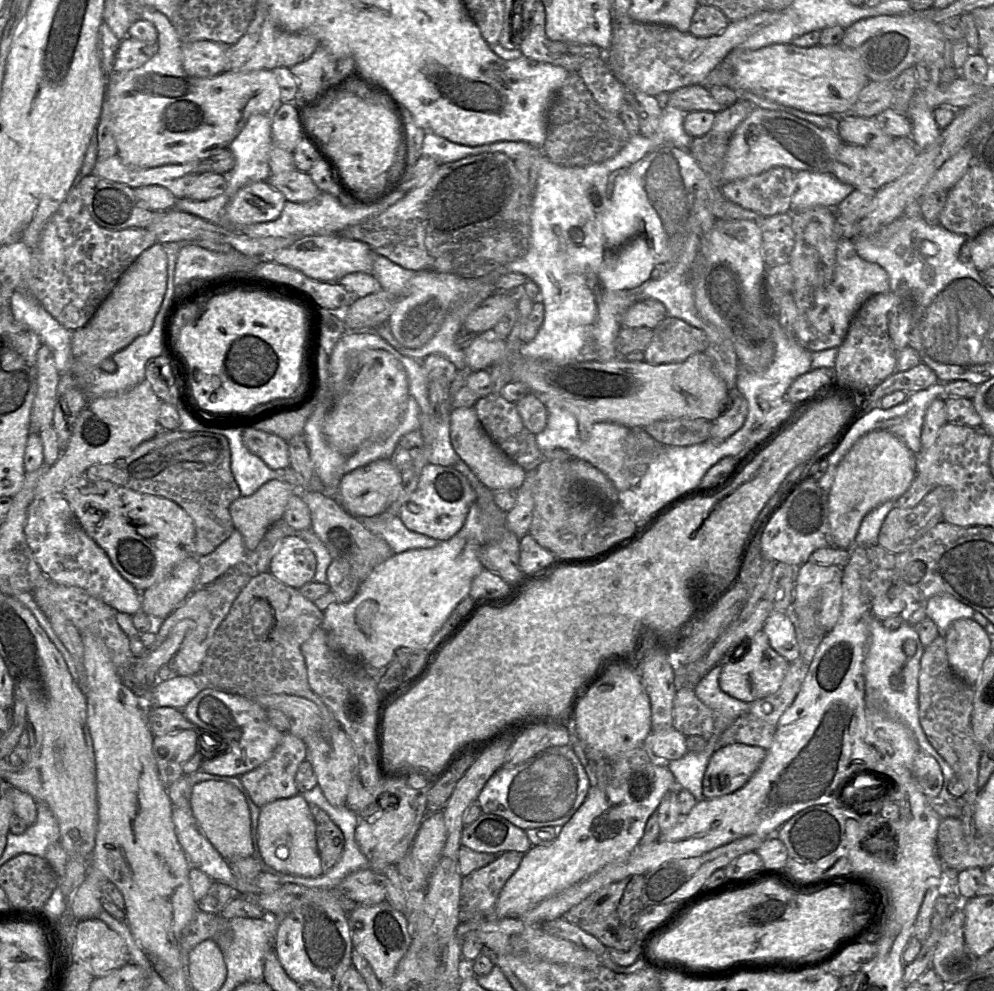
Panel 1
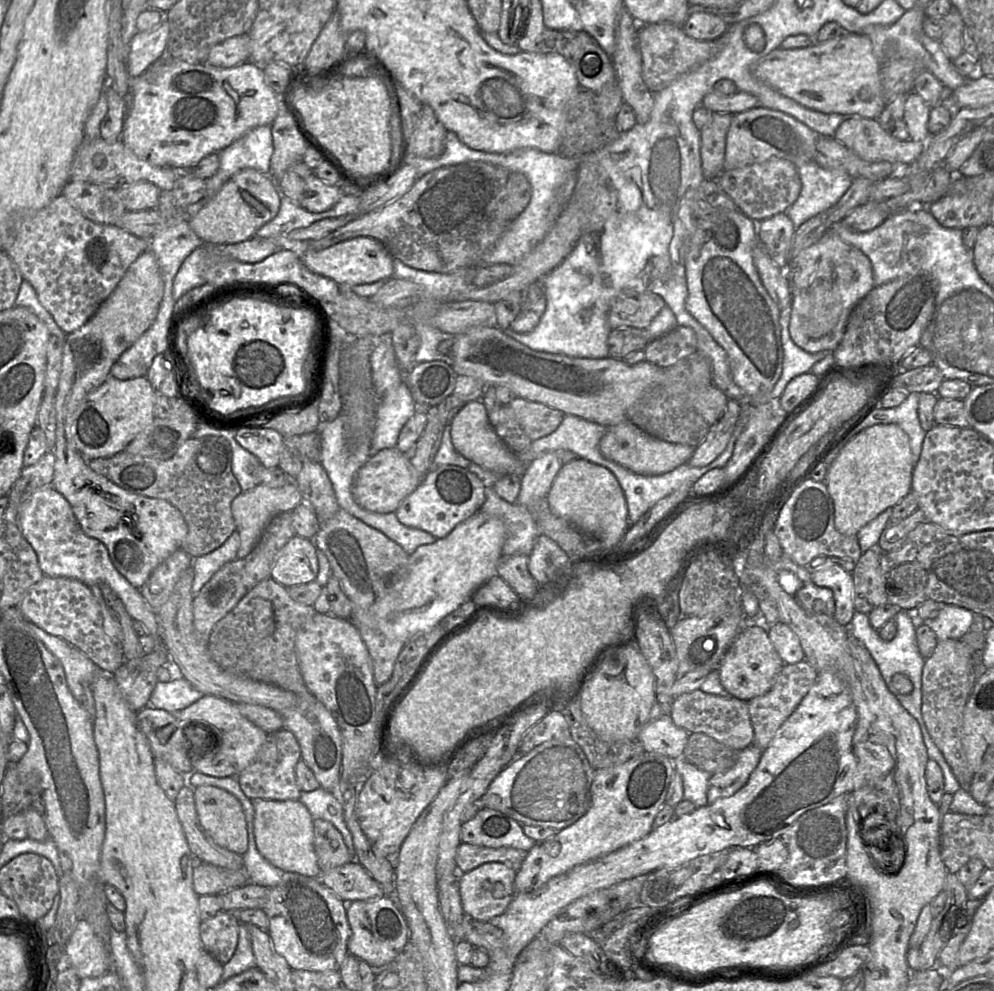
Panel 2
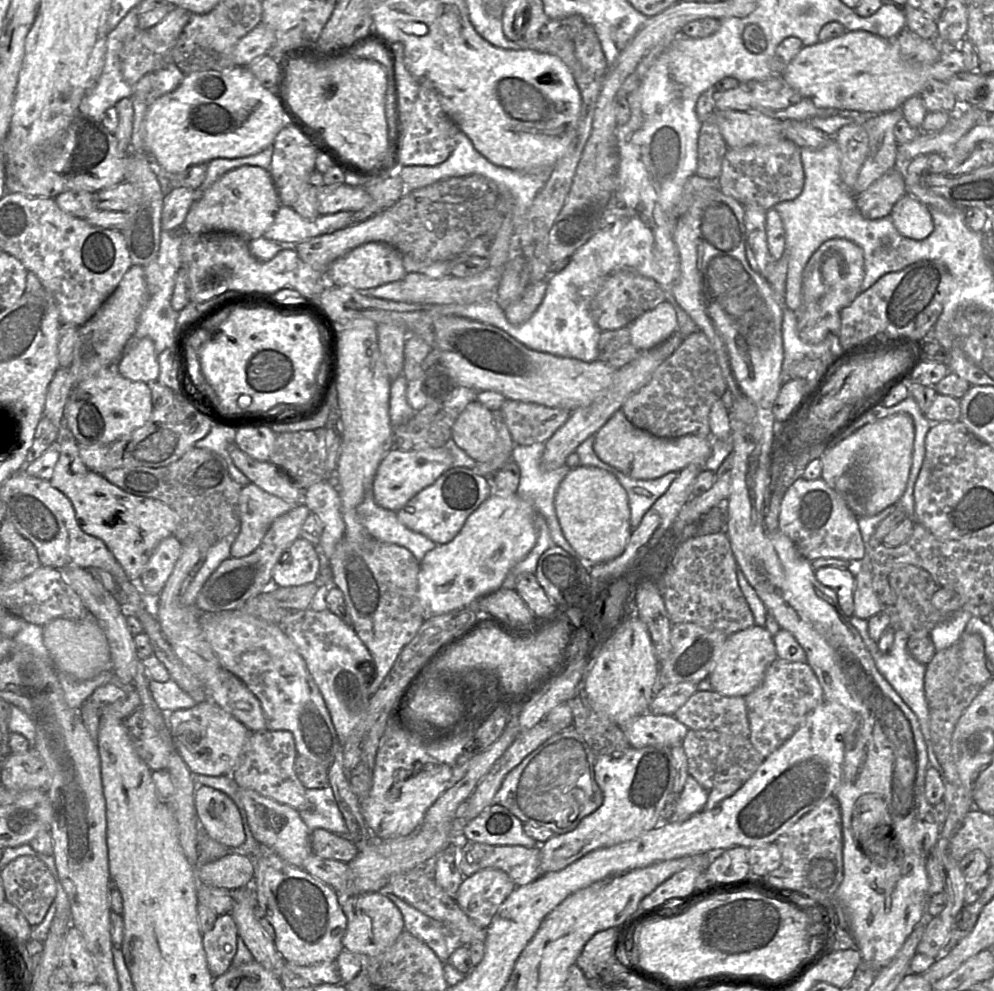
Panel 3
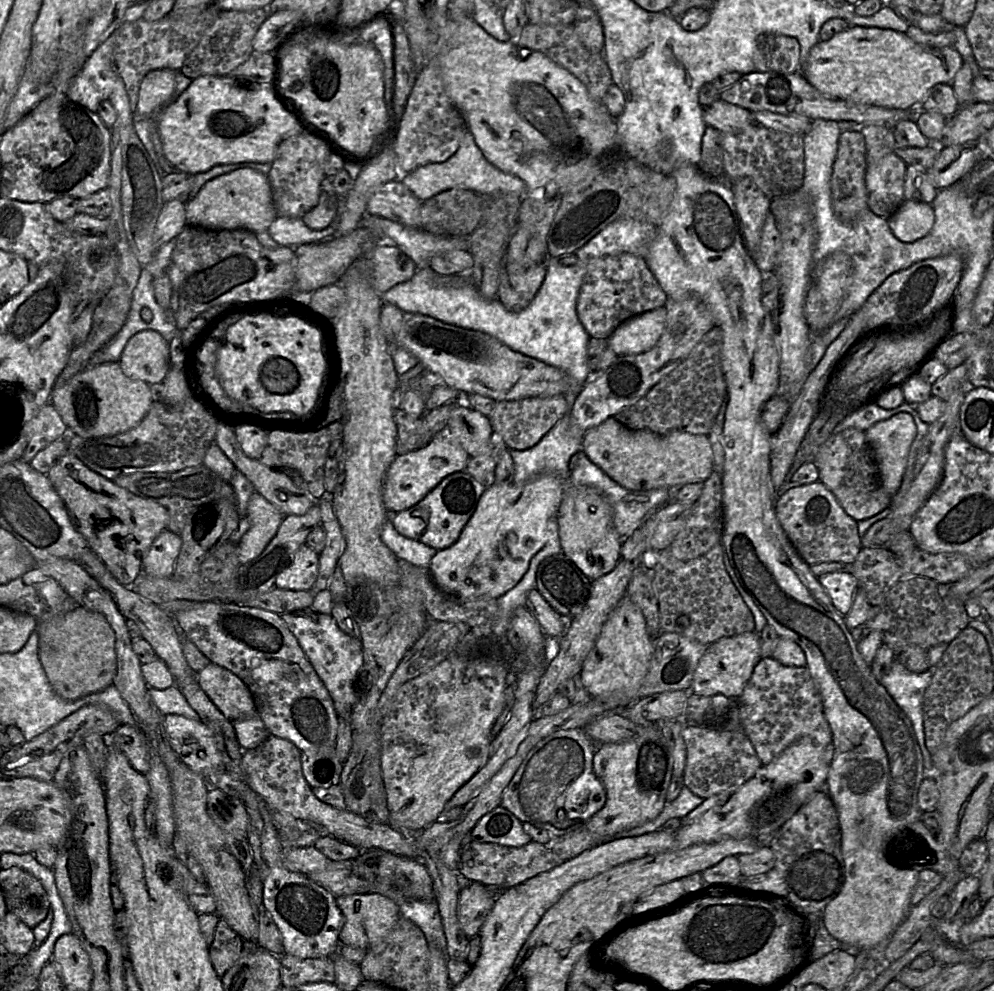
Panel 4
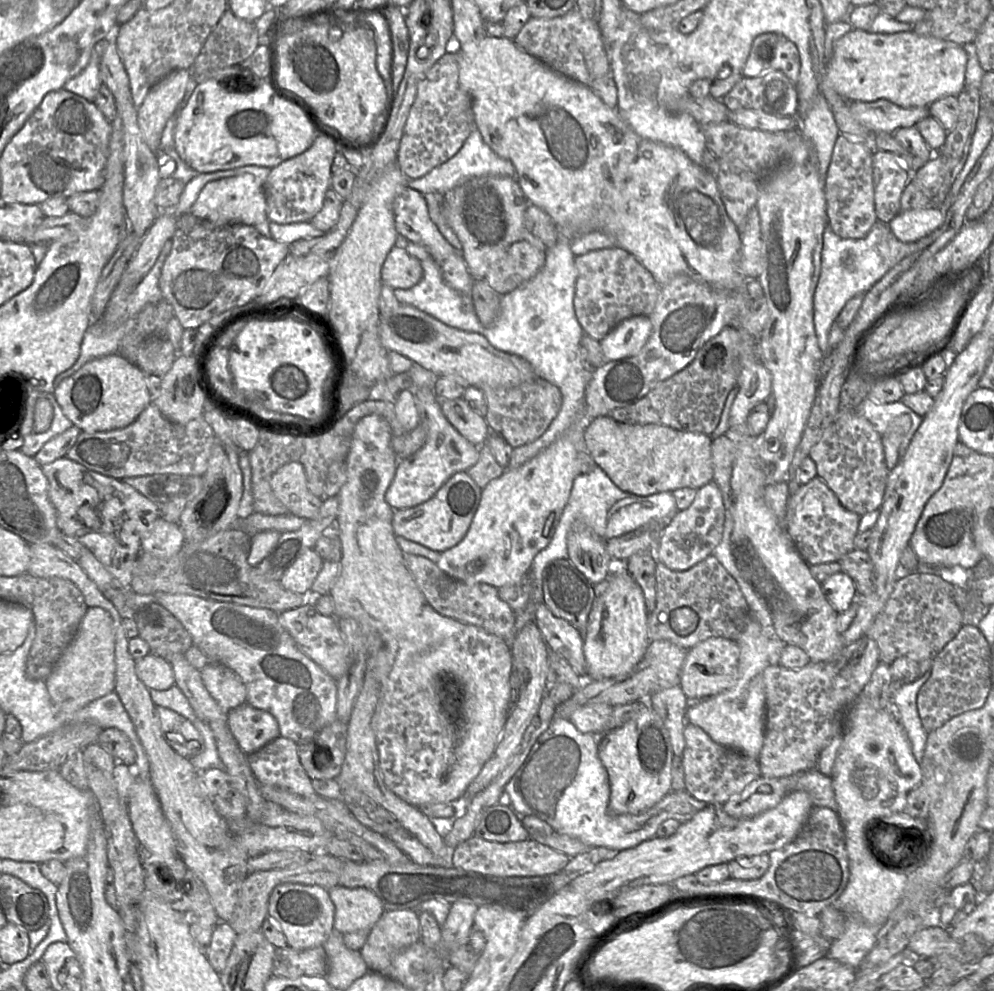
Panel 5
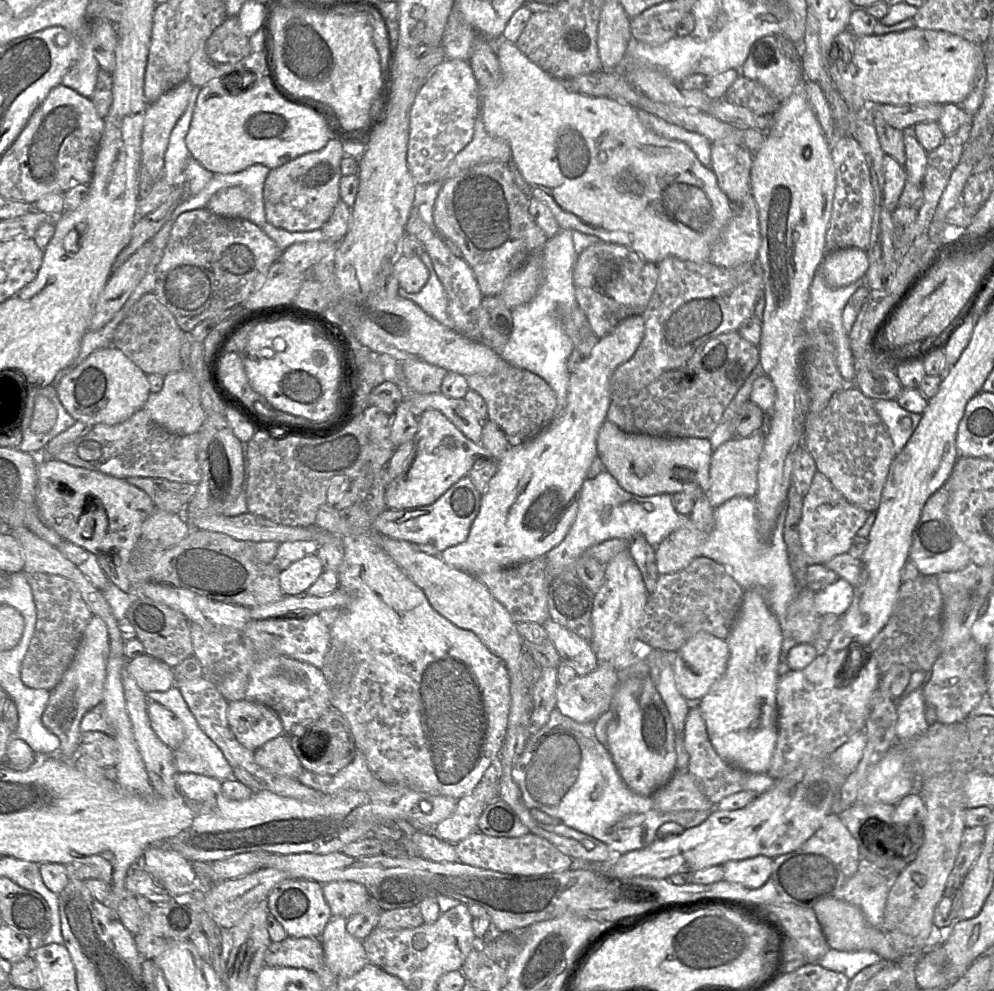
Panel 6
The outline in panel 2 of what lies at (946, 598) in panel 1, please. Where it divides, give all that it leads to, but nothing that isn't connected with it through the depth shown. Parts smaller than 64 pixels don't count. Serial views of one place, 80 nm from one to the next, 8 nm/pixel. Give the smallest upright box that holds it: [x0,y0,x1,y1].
[925,604,973,641]

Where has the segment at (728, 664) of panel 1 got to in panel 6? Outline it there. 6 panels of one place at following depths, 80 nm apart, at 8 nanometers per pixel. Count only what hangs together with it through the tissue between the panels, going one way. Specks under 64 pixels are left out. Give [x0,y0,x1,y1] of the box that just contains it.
[673,632,729,700]

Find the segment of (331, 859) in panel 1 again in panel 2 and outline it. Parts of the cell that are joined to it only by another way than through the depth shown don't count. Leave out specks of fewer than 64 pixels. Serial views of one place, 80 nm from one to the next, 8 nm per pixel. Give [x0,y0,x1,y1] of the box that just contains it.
[313,818,353,872]

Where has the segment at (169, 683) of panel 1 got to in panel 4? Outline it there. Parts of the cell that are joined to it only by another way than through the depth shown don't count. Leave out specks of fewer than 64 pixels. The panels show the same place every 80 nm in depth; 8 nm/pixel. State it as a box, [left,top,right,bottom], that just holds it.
[148,684,200,720]

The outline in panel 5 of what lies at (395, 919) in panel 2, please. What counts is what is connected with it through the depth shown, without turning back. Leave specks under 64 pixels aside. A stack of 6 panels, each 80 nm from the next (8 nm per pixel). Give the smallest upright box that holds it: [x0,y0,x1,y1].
[328,885,385,936]

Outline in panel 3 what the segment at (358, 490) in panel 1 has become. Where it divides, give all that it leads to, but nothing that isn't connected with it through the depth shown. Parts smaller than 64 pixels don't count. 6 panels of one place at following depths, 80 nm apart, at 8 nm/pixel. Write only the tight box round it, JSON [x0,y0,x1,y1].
[370,446,453,512]

